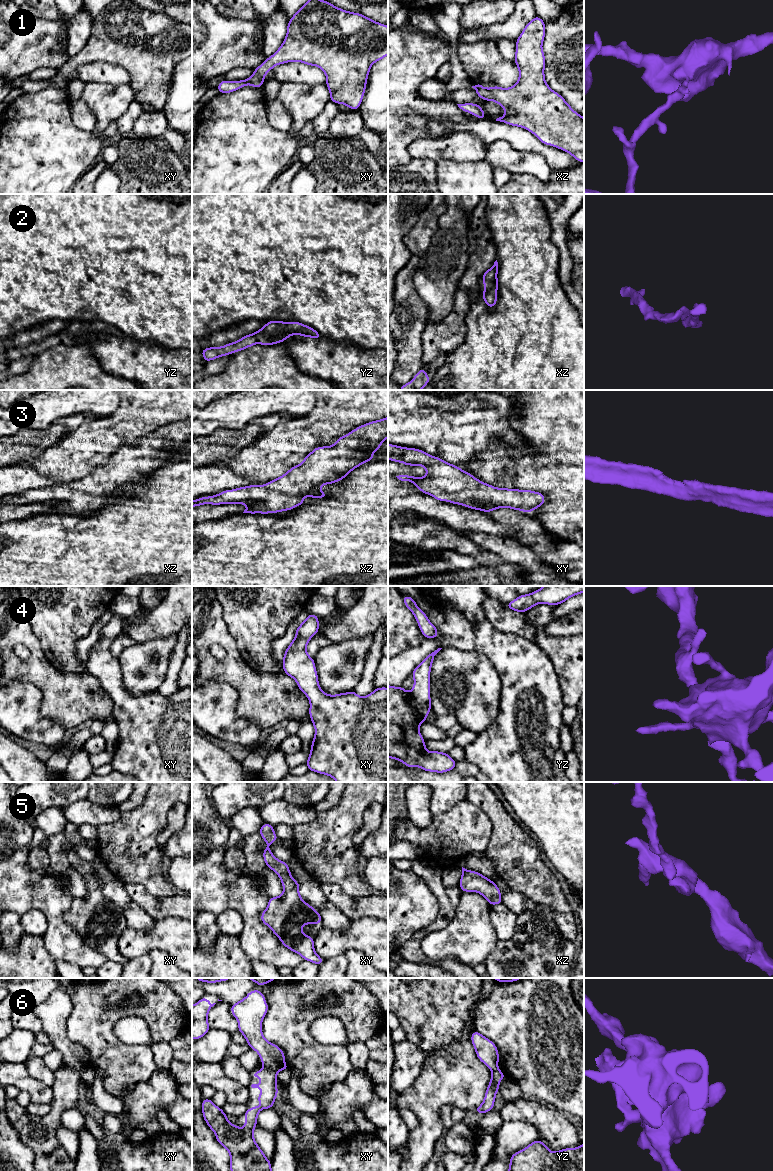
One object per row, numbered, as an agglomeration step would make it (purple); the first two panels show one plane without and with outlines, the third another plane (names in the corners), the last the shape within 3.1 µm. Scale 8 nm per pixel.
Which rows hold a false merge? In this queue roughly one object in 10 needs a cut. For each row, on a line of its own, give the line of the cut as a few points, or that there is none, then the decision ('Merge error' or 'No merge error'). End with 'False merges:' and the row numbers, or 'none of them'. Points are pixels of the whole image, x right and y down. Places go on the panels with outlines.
1: No split. No merge error
2: No split. No merge error
3: No split. No merge error
4: No split. No merge error
5: No split. No merge error
6: Split along xy (265, 1066), (276, 1071). Merge error
False merges: 6

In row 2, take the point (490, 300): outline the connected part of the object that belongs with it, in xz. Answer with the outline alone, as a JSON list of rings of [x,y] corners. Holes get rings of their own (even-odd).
[[[497,260],[483,275],[484,292],[482,295],[483,300],[489,308],[493,308],[497,303],[497,290],[499,282],[497,280],[498,262]]]

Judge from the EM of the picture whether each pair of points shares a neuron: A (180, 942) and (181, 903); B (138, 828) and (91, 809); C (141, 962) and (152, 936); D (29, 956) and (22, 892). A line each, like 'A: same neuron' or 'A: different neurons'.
A: different neurons
B: different neurons
C: different neurons
D: different neurons

